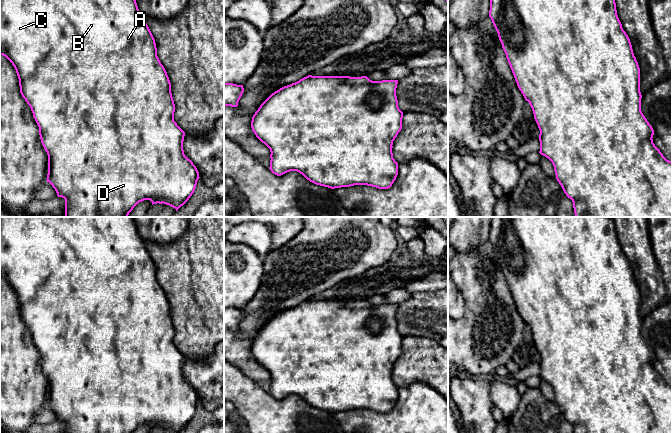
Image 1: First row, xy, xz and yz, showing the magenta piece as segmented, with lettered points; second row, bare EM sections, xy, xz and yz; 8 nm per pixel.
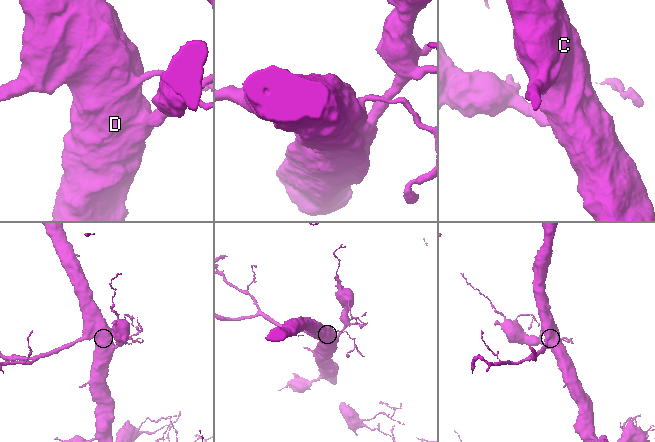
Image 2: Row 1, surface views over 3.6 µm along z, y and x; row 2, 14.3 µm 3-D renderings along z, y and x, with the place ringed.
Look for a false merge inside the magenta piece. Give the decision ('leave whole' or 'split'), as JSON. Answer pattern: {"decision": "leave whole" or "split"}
{"decision": "leave whole"}

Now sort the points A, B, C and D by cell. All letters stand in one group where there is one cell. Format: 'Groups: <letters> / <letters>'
Groups: A B C D

